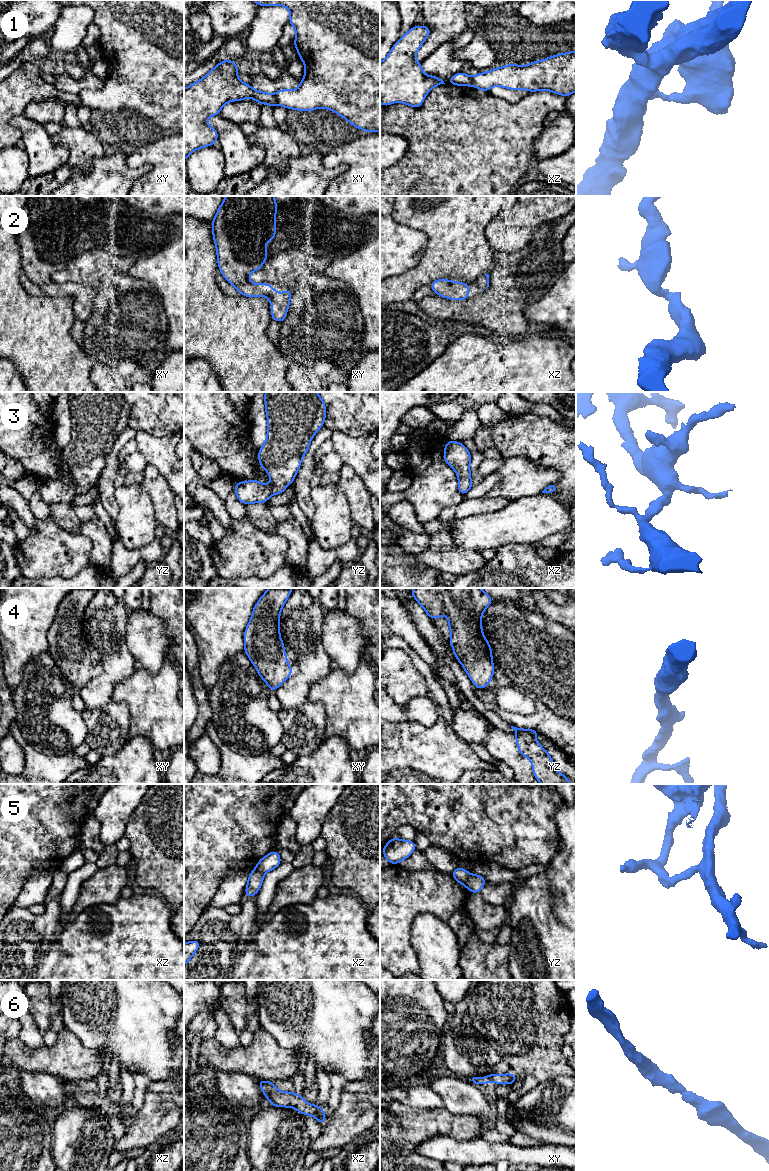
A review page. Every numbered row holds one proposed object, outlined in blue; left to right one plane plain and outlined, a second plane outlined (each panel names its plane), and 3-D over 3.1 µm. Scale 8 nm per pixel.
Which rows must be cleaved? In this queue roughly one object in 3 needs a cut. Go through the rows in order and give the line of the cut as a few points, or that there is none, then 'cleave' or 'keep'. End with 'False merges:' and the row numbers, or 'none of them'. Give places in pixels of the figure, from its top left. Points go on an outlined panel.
1: cut xy (275, 95), (277, 103); cleave
2: cut none; keep
3: cut none; keep
4: cut none; keep
5: cut yz (469, 873), (465, 885); cleave
6: cut none; keep
False merges: 1, 5

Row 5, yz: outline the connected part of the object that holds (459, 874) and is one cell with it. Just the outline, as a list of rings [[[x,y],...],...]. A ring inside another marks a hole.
[[[457,867],[452,873],[452,877],[460,884],[466,886],[469,872],[461,867]]]

